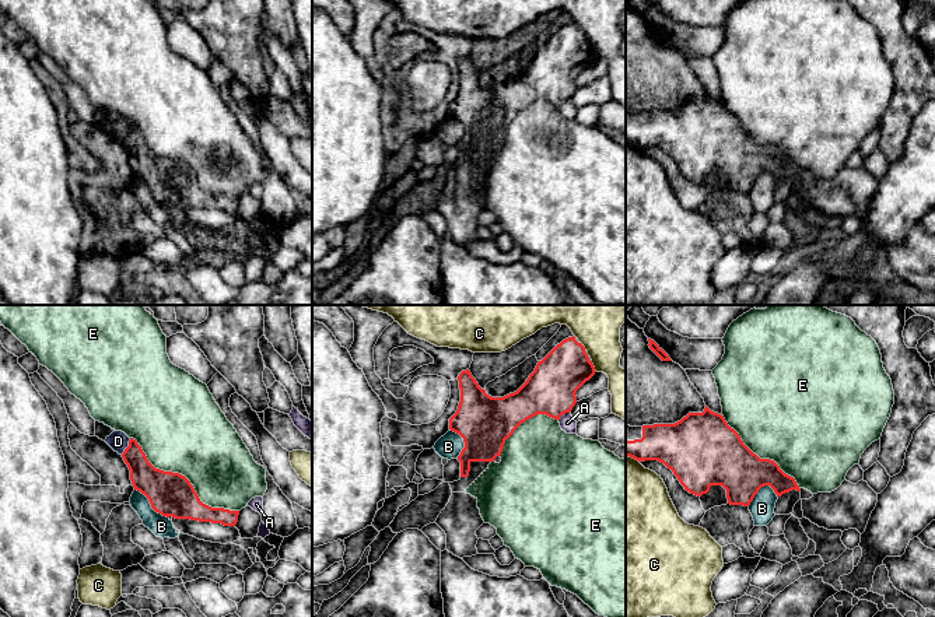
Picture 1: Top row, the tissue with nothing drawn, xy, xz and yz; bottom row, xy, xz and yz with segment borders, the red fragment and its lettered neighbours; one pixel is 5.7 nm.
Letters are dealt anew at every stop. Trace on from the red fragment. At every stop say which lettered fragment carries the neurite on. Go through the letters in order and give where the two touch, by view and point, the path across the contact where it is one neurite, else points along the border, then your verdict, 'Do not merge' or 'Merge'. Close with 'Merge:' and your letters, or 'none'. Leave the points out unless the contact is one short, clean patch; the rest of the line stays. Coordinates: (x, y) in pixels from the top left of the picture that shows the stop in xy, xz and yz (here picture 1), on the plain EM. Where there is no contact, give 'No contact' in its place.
A: Touches red at xz (563, 100). Do not merge
B: Touches red at xy (151, 192). Boundary: xy (135, 175), (147, 185), (156, 197), (168, 204). Do not merge
C: Touches red at xz (594, 53). Do not merge
D: Touches red at xy (128, 133). Boundary: xy (130, 125), (121, 140). Do not merge
E: Touches red at xy (185, 164). Do not merge
Merge: none

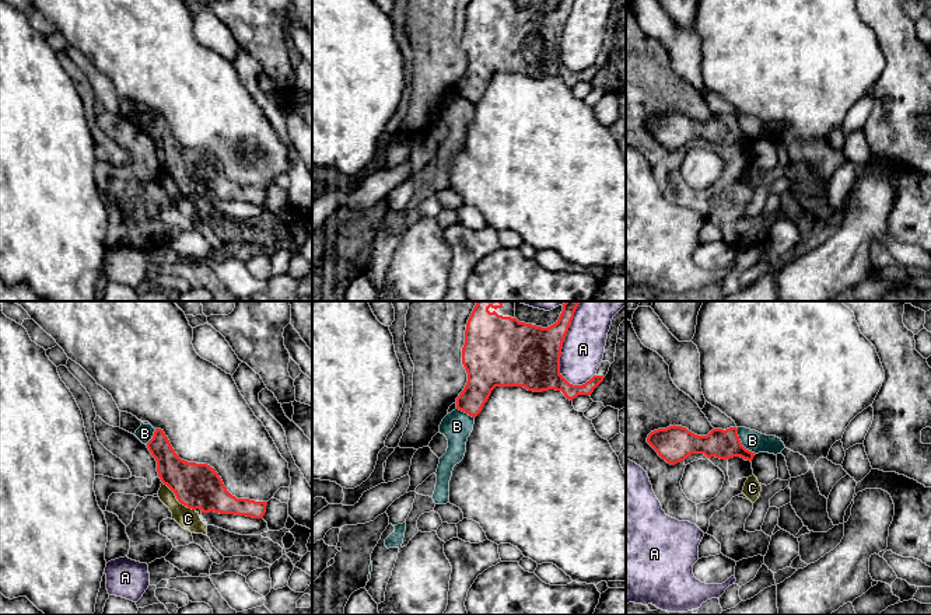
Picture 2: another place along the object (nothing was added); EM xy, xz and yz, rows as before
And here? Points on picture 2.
A: Touches red at xz (560, 41). Do not merge
B: Touches red at yz (741, 129). Boundary: yz (735, 114), (739, 128), (755, 140). Do not merge
C: Touches red at xy (178, 187). Boundary: xy (163, 168), (181, 189), (195, 196). Do not merge
Merge: none

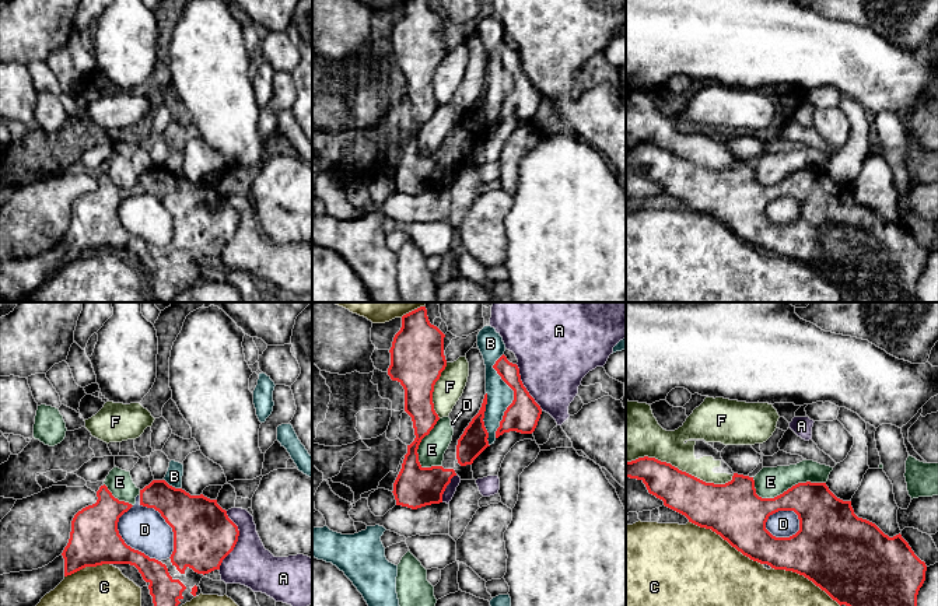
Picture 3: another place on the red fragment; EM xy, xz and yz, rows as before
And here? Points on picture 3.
A: Touches red at xy (237, 227). Do not merge
B: Touches red at xz (514, 81). Do not merge
C: Touches red at yz (725, 226). Do not merge
D: Touches red at yz (786, 224). Do not merge
E: Touches red at yz (783, 179). Do not merge
F: Touches red at yz (681, 157). Do not merge
Merge: none

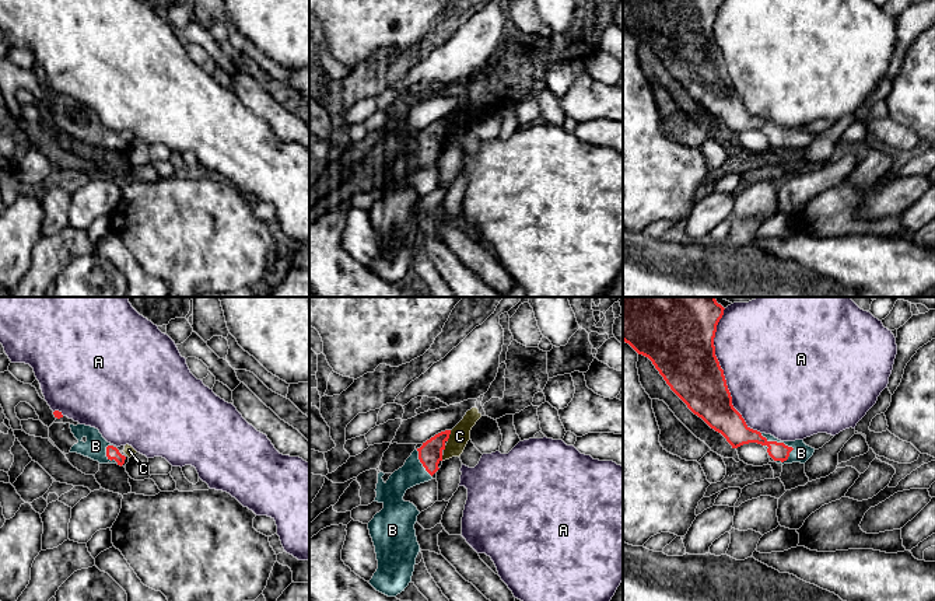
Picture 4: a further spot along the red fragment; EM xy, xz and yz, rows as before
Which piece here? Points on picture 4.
A: Touches red at yz (724, 62). Do not merge
B: Touches red at yz (781, 129). Path across: yz (739, 119), (781, 129), (801, 139). Merge
C: Touches red at xz (448, 122). Do not merge
Merge: B

